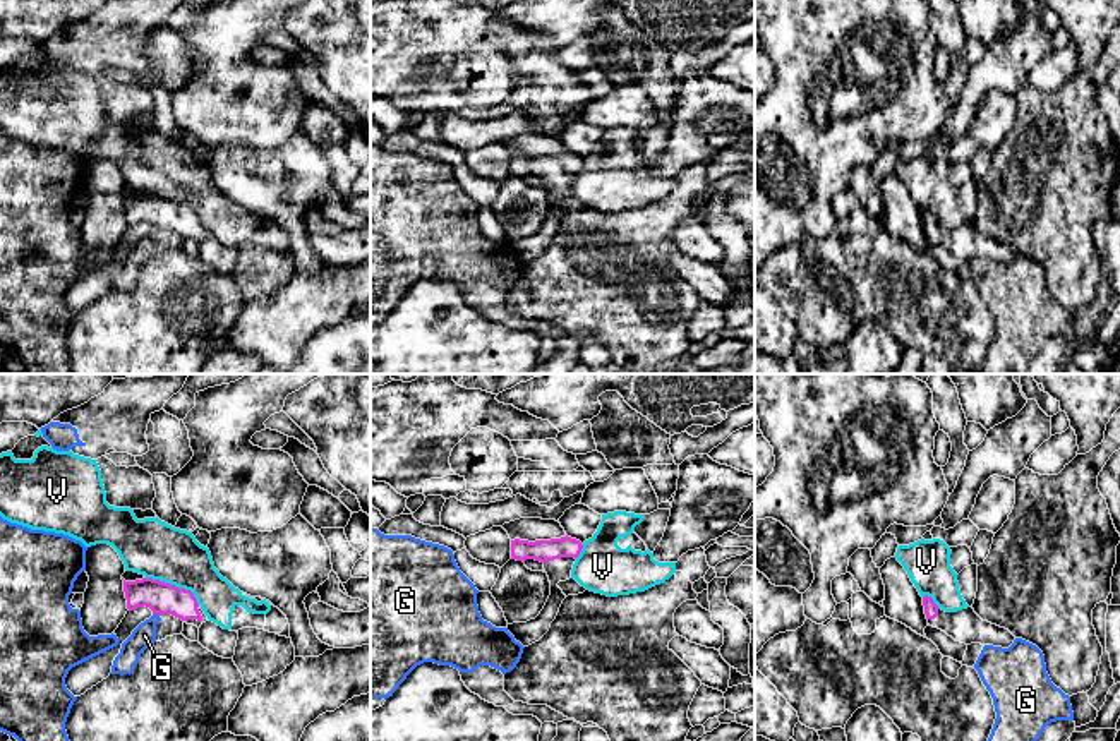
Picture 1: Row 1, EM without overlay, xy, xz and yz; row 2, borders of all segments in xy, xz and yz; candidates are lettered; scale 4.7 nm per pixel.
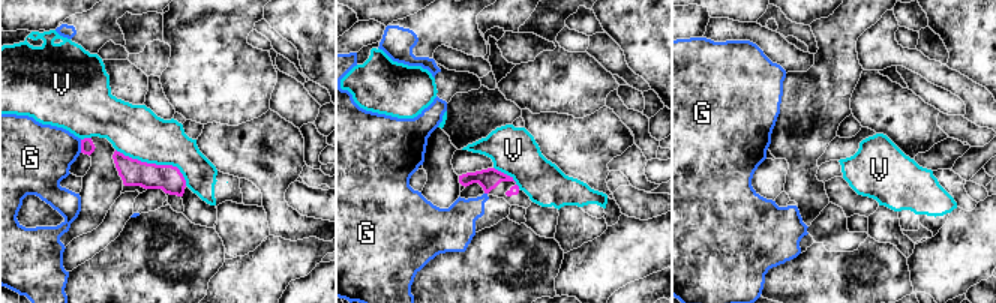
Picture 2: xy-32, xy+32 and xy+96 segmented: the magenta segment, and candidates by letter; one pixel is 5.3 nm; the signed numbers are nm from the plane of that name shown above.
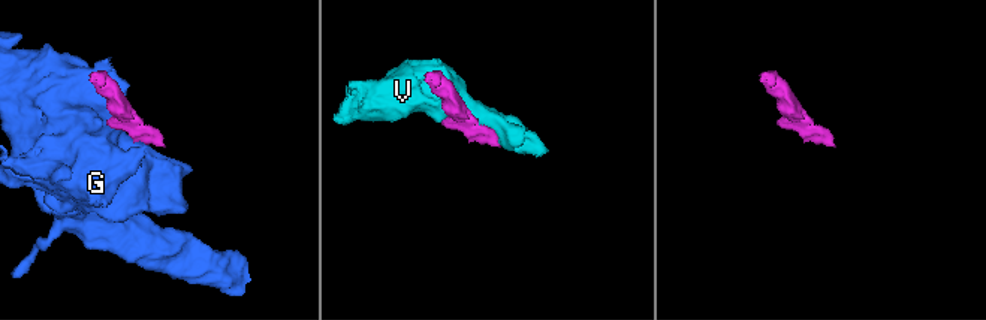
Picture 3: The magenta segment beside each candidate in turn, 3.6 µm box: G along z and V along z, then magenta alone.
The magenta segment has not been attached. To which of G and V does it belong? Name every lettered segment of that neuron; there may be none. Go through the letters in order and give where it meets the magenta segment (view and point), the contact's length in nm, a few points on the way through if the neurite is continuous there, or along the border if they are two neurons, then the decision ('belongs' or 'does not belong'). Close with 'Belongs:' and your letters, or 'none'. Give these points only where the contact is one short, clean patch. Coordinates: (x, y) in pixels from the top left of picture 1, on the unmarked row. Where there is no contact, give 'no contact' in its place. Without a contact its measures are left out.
G: contact xy (156, 228); length 30 nm; border xy (153, 228), (158, 230); does not belong
V: contact xy (174, 201); length 280 nm; does not belong
Belongs: none

